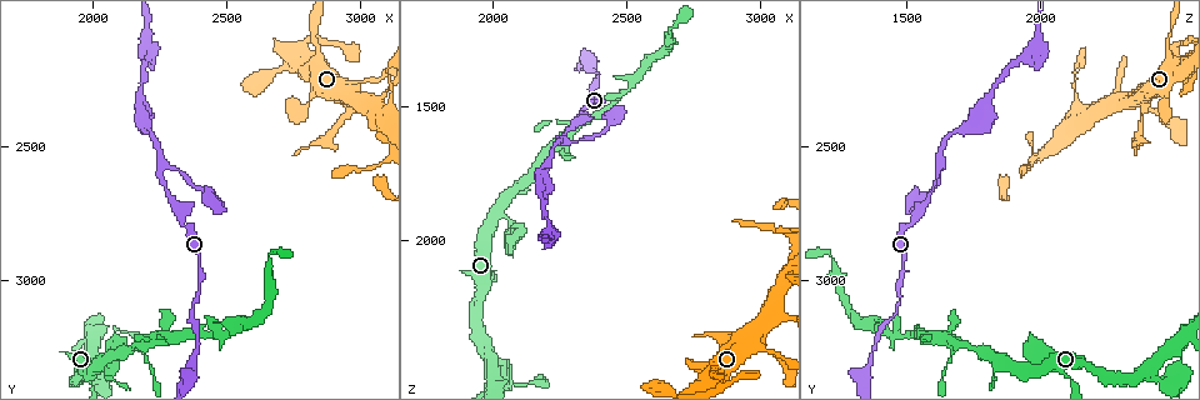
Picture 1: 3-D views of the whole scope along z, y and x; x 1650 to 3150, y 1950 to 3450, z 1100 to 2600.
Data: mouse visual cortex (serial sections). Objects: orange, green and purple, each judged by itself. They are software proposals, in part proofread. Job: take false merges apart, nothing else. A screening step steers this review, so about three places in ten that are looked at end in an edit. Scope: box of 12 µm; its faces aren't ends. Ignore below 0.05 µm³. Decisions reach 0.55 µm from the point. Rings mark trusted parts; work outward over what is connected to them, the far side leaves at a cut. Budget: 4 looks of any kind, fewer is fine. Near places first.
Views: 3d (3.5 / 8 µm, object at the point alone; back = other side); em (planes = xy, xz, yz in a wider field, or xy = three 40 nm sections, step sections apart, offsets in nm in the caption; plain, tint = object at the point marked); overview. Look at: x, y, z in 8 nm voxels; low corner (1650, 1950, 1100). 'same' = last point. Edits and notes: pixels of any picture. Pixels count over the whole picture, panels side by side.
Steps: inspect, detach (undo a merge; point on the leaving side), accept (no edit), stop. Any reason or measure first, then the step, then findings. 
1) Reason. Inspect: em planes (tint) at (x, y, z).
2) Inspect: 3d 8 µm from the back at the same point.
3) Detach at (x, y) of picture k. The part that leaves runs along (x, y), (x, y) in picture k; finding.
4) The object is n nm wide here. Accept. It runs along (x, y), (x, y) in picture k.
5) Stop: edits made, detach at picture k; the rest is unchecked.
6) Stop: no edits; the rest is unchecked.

Sharp bend. Inspect: 3d 8 µm at (2990, 2350, 2380).

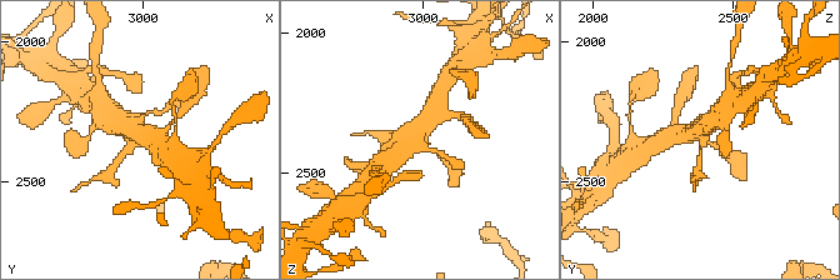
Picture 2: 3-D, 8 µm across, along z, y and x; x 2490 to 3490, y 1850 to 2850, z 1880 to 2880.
4 arms meet here; the arms are 100, 150, 450, 600 nm wide. Inspect: em xy step 5 (tint) at the same point.

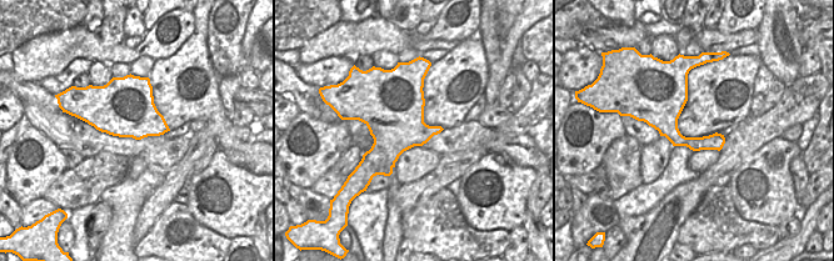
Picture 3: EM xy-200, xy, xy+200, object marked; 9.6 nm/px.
Accept. It runs along (395, 155), (415, 138), (435, 104) in picture 2; continuous, no second cell.

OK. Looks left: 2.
Sharp bend. Inspect: 3d 3.5 µm at (2250, 2580, 1630).

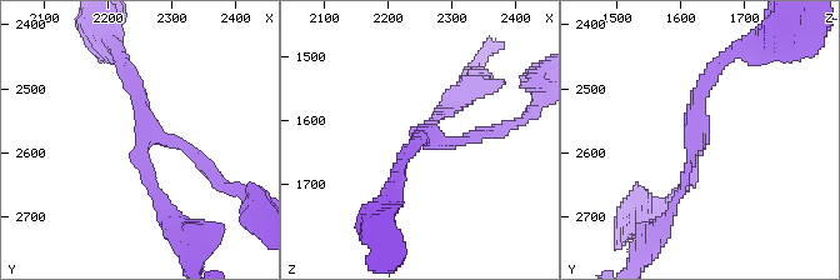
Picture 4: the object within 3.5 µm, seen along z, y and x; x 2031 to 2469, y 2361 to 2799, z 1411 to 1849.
Now the EM. Inspect: em xy step 1 (tint) at (2260, 2585, 1625).

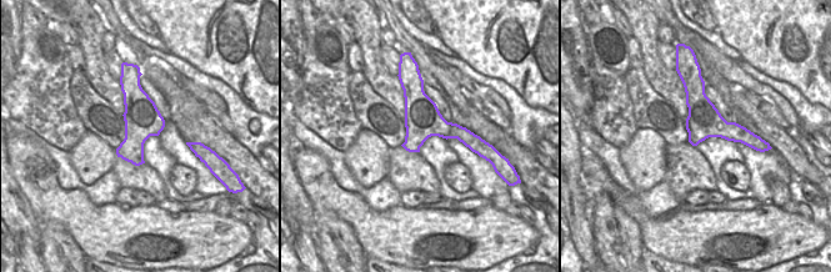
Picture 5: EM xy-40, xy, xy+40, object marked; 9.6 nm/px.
3 arms meet here. Accept. It runs along (692, 81), (696, 101), (752, 144) in picture 5; continuous, no second cell.

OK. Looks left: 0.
Stop: no edits; the rest is unchecked.

